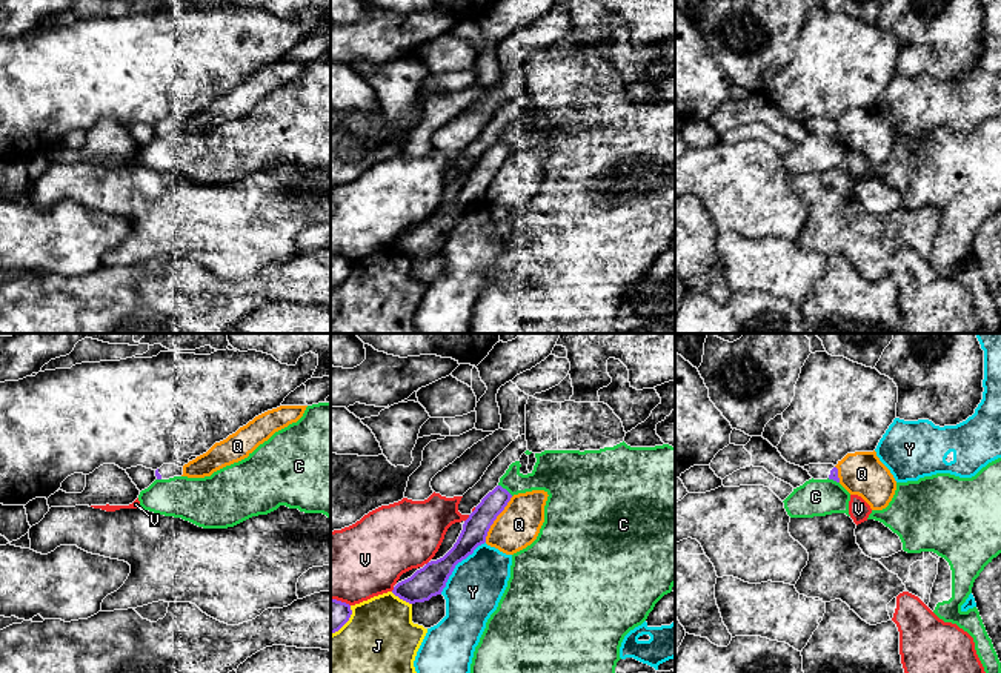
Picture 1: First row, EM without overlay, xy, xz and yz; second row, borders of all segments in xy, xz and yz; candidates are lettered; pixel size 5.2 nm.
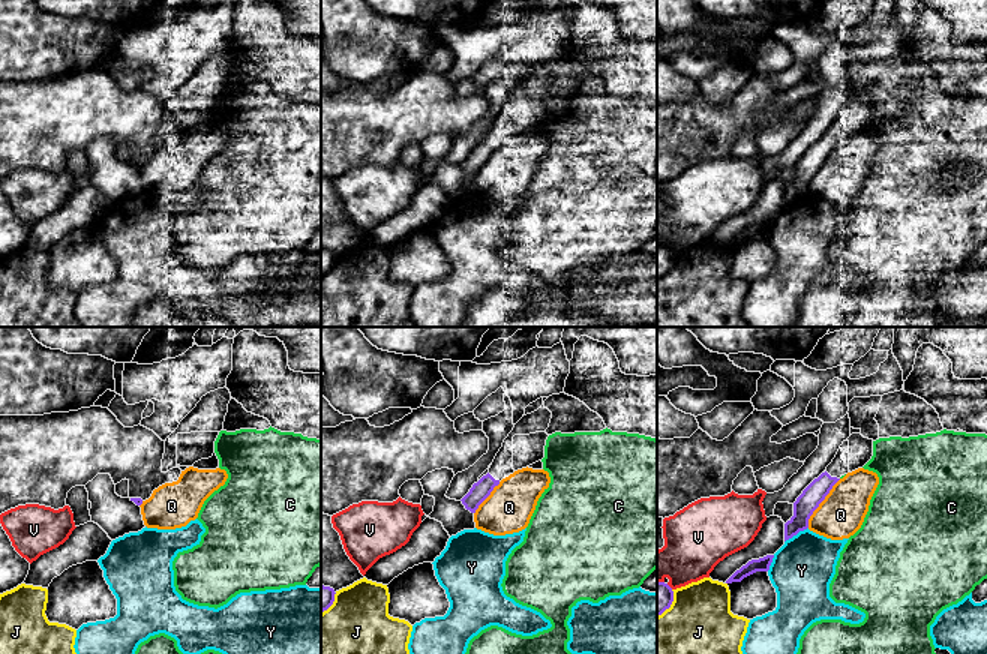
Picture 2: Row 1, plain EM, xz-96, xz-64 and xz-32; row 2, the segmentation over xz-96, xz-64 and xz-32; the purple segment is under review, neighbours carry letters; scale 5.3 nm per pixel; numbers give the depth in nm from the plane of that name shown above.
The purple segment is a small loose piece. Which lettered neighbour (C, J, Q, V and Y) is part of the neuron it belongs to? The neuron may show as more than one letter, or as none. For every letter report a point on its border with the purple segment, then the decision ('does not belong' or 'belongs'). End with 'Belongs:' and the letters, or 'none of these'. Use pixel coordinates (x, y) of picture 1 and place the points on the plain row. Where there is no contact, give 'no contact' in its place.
C: meets purple in xz at (505, 145); does not belong
J: meets purple in xz at (402, 254); does not belong
Q: meets purple in xz at (495, 174); does not belong
V: meets purple in xz at (468, 174); does not belong
Y: meets purple in xz at (455, 220); does not belong
Belongs: none of these

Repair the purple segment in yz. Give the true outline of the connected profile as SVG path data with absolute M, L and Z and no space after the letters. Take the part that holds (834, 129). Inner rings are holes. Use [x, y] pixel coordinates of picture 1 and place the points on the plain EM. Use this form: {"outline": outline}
{"outline": "M809 120L803 123L813 135L833 135L840 138L838 124L833 120Z"}

